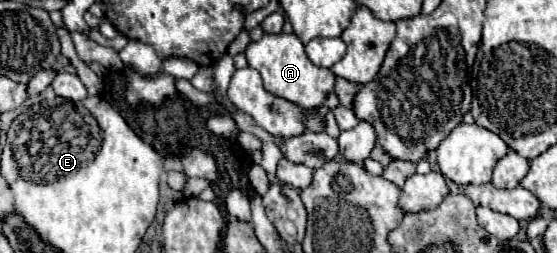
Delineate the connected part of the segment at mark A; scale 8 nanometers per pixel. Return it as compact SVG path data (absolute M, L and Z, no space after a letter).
M264 33L258 41L252 41L244 51L248 65L258 69L262 75L262 81L266 85L266 91L286 97L288 101L294 101L296 105L302 105L304 109L320 107L324 97L334 91L334 73L330 69L316 67L304 53L302 41L294 33Z

